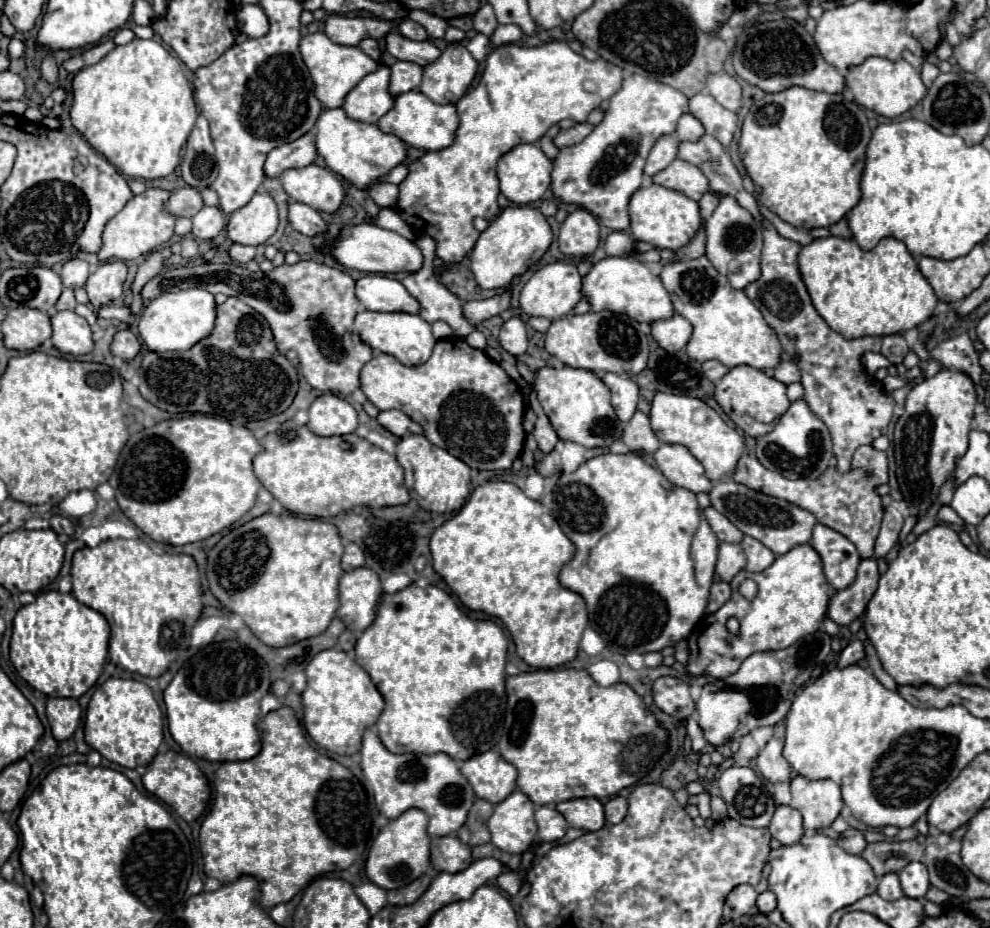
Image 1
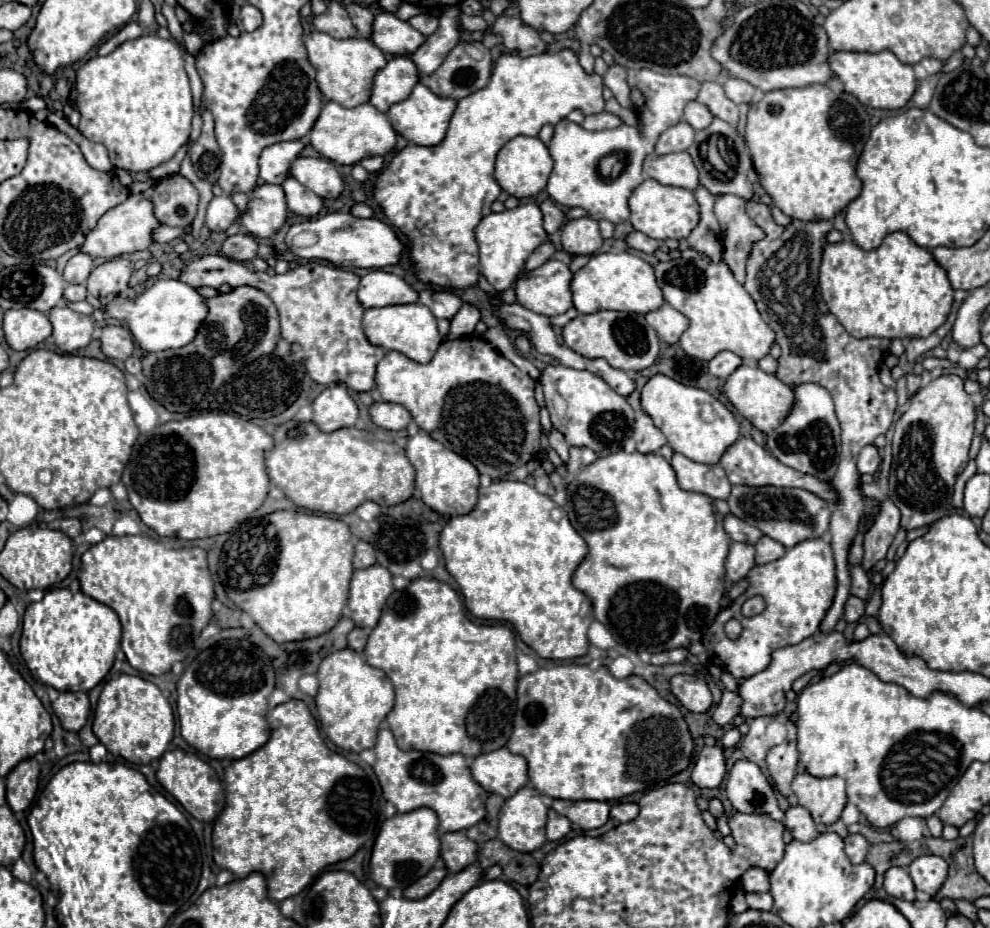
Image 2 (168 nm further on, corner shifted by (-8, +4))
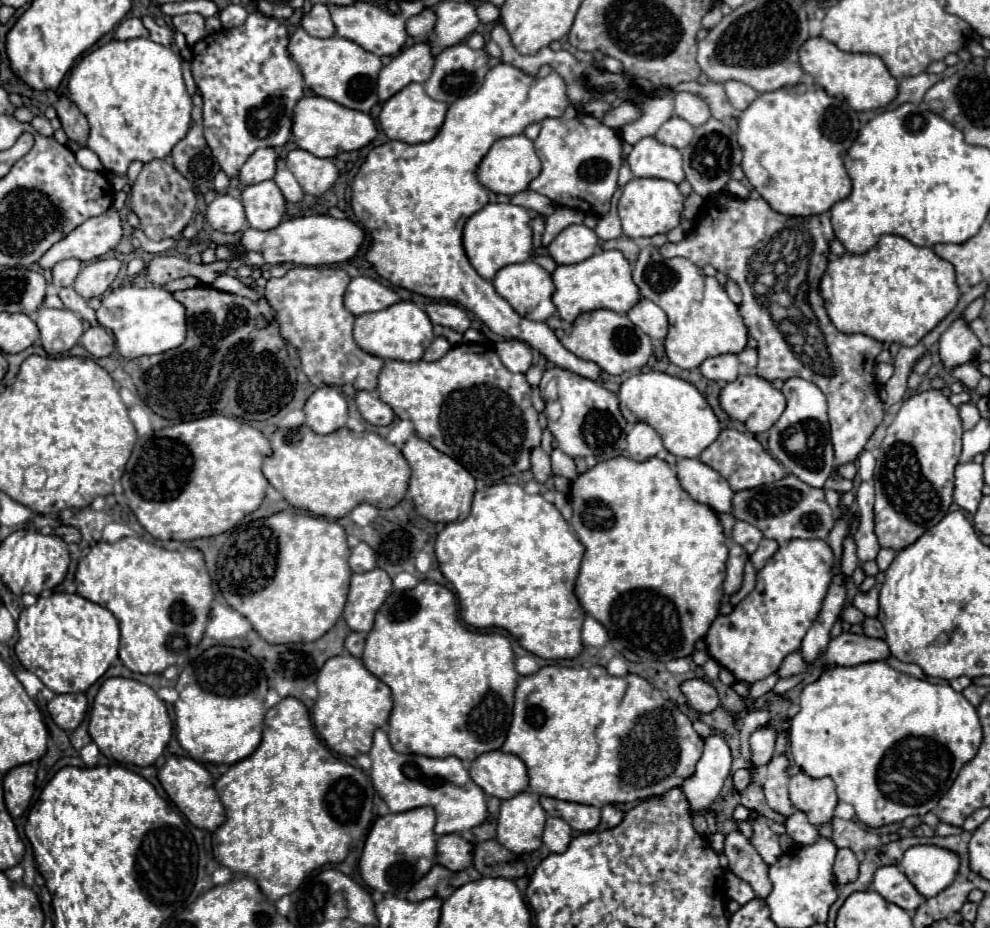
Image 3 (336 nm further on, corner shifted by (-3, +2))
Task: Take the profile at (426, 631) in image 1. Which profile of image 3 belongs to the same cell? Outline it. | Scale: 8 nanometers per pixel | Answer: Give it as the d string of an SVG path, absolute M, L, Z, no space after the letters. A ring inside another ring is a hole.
M425 580L411 590L393 592L375 616L375 626L367 634L361 660L365 668L371 674L381 676L379 680L383 680L393 692L393 710L387 724L387 736L393 750L431 758L457 756L461 760L475 760L477 756L503 746L511 724L513 694L519 680L511 642L497 632L483 636L465 628L457 618L455 596L449 588Z

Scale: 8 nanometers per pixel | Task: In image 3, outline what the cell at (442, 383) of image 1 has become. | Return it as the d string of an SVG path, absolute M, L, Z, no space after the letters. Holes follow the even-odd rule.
M457 344L435 362L385 360L377 394L401 420L413 422L419 438L463 464L477 480L487 484L497 484L505 476L527 470L529 454L541 442L541 426L537 422L537 410L531 404L531 386L525 374L513 374L487 344Z

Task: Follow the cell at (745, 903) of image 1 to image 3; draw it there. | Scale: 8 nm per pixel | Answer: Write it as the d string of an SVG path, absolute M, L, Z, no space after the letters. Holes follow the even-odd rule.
M731 832L725 836L725 850L729 858L729 870L733 870L741 880L749 882L757 898L767 898L771 892L771 882L767 876L769 866L761 860L755 848L741 832Z

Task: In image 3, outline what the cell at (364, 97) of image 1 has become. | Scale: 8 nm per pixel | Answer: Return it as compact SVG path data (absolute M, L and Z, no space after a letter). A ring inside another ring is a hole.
M419 42L411 48L403 48L379 72L379 82L377 82L379 102L389 100L411 82L425 82L433 70L433 62L435 58L431 56L427 42Z

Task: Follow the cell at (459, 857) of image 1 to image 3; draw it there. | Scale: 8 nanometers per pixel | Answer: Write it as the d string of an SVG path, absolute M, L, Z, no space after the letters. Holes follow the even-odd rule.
M445 834L437 838L437 864L459 872L473 864L473 844L461 834Z

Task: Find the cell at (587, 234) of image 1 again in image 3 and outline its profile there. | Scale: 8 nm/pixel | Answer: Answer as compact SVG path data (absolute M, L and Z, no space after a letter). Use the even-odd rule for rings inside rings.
M585 224L567 226L551 244L549 254L557 264L577 264L595 254L599 244L597 234Z

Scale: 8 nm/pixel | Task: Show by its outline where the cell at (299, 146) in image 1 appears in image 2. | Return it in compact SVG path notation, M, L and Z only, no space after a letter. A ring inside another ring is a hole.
M278 142L262 150L258 166L260 166L260 178L268 184L282 184L286 180L286 172L290 170L290 164L300 156L304 148L304 142Z

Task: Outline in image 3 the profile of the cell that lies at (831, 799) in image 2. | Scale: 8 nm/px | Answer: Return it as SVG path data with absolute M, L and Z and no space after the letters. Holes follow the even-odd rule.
M805 772L795 774L789 780L791 804L805 812L809 822L823 826L833 818L837 806L837 790L831 778L809 778Z

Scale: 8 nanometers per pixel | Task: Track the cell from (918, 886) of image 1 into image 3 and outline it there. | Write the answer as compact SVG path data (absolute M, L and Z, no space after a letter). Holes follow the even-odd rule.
M913 846L905 852L899 868L923 898L933 898L957 874L957 854L939 846Z

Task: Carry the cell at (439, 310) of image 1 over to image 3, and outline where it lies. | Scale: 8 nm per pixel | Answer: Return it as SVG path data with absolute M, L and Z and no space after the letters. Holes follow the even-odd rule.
M431 302L425 308L427 316L431 318L433 324L441 324L447 328L453 328L459 334L465 334L471 328L471 320L467 316L467 312L455 304L449 302Z

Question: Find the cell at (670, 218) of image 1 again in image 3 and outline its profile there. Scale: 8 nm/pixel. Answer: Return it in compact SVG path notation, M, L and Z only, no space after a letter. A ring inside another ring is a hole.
M633 178L625 188L617 204L623 234L629 238L667 234L681 224L685 196L679 192L677 184L659 178Z

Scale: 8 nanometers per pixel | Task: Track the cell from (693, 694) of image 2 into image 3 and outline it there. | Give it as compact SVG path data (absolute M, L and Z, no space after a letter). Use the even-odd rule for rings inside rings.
M699 678L685 680L681 684L681 692L685 694L689 706L697 712L713 712L719 706L717 690L705 680L699 680Z

